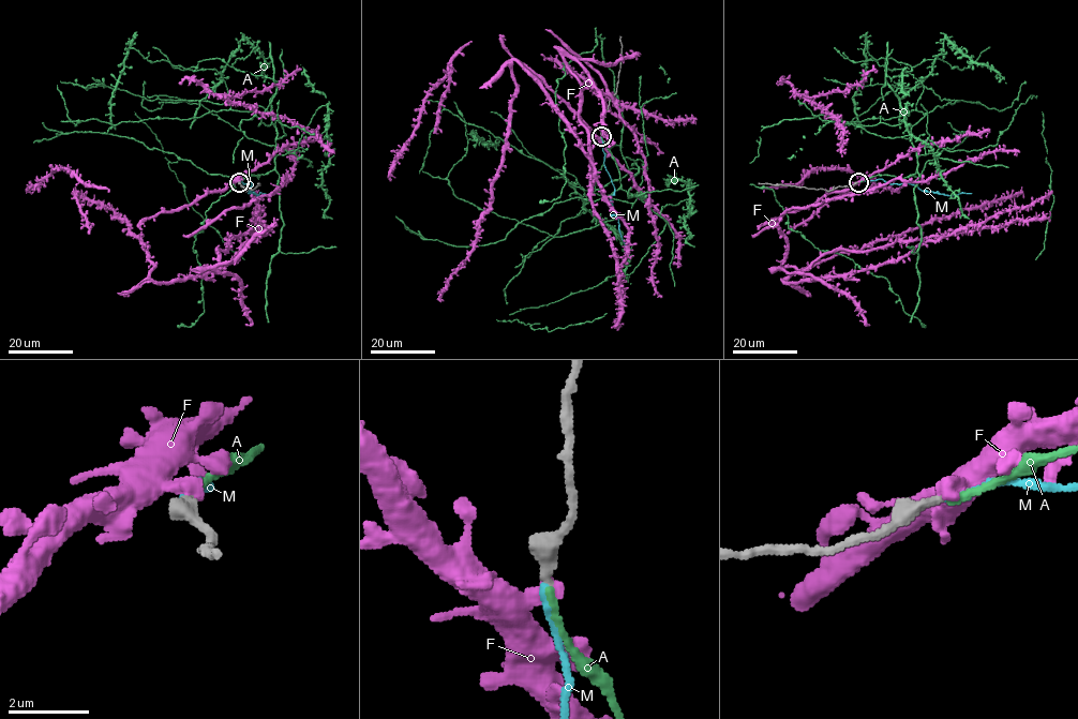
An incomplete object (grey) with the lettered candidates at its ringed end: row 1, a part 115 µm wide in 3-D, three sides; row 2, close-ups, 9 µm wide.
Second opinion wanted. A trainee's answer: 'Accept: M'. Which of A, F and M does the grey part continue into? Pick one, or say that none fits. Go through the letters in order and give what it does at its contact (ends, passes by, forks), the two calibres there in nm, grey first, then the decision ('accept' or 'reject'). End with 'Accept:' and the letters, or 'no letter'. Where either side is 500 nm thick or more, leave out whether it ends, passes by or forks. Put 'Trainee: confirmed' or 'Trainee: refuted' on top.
Trainee: refuted
A: it ends; calibres 280 and 200 nm; accept
F: it ends; calibres 360 and 440 nm; reject
M: it ends; calibres 360 and 170 nm; reject
Accept: A

